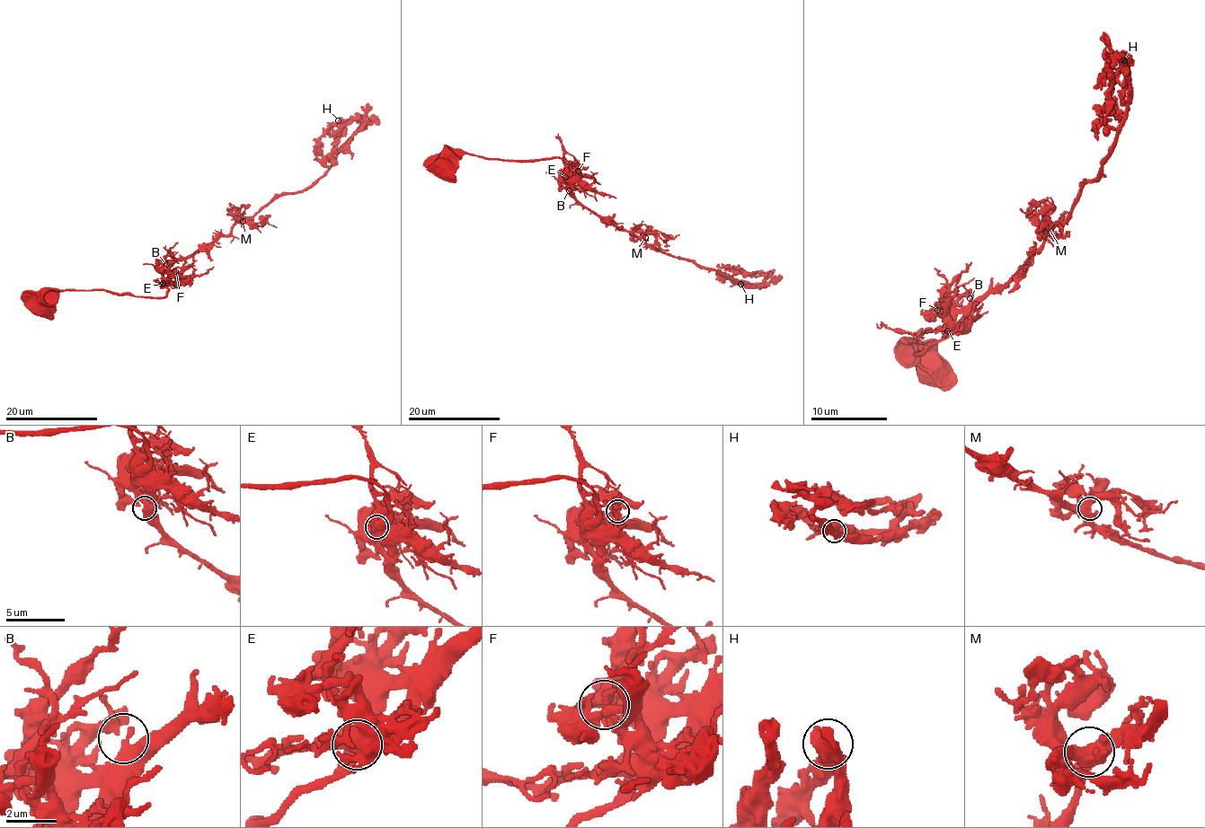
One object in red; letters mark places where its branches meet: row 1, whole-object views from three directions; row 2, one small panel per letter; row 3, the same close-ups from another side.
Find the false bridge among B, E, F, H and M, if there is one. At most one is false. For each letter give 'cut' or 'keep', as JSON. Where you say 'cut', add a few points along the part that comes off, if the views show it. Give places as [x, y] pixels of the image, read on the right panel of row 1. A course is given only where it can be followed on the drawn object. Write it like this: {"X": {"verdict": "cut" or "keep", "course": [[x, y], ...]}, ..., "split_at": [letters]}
{"B": {"verdict": "keep"}, "E": {"verdict": "keep"}, "F": {"verdict": "keep"}, "H": {"verdict": "keep"}, "M": {"verdict": "keep"}, "split_at": []}

